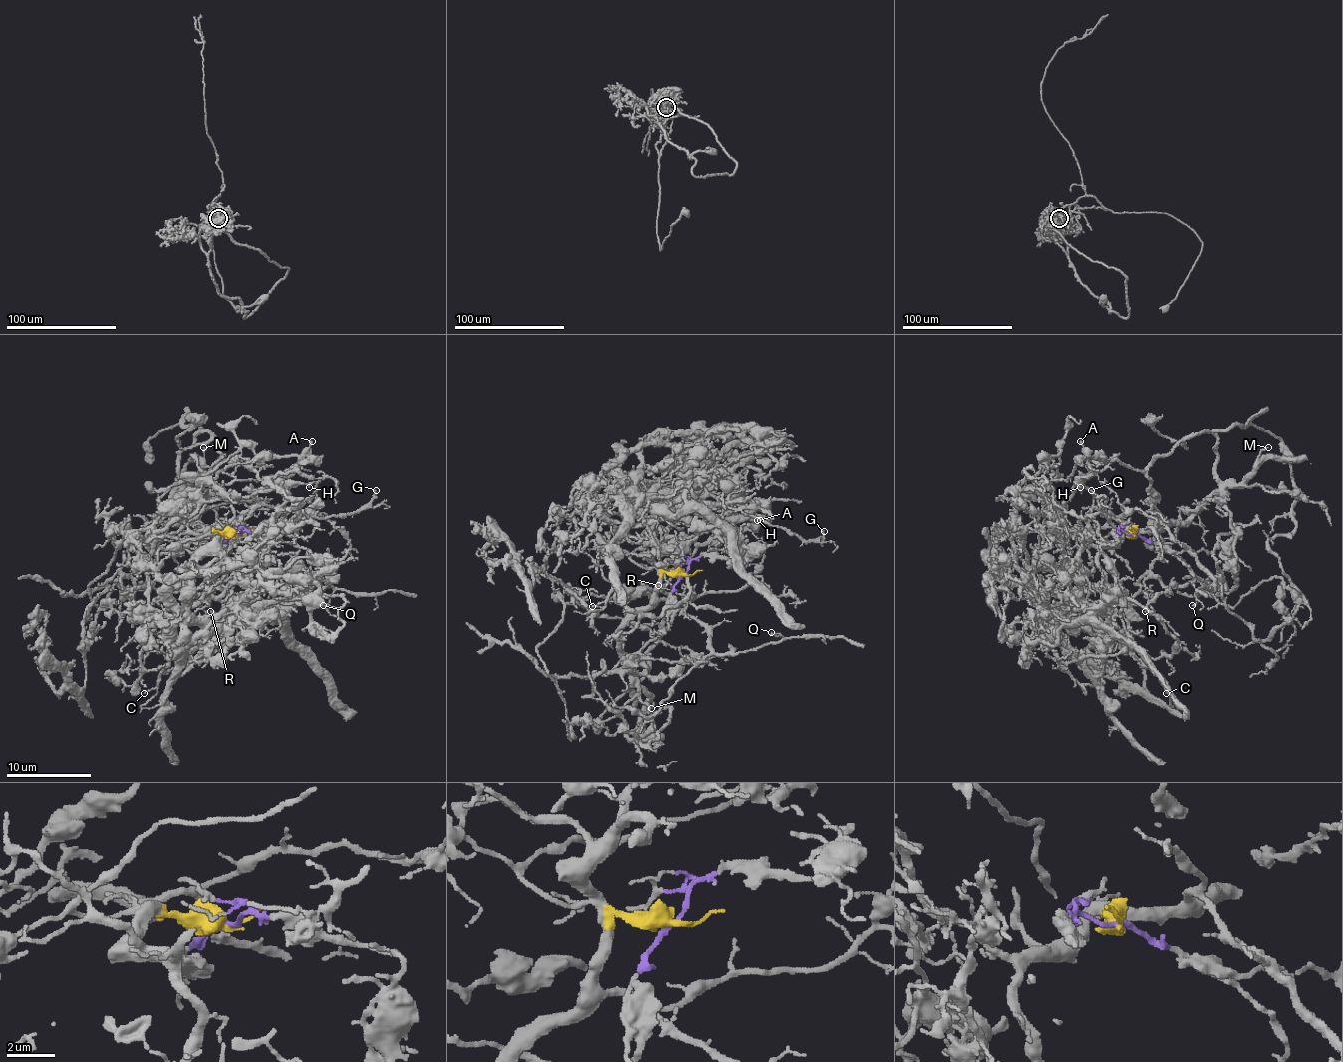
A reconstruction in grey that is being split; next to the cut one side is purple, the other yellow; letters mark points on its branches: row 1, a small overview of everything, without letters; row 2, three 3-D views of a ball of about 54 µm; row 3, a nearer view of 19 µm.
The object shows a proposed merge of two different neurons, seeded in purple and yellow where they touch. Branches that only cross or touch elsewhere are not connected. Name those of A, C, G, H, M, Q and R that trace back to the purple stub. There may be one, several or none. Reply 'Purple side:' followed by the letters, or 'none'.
Purple side: none

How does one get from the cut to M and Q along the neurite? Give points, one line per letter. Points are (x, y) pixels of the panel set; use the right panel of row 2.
M: (1134, 534), (1183, 524), (1211, 498), (1228, 487), (1236, 487), (1268, 447)
Q: (1134, 534), (1162, 524), (1213, 577), (1213, 590), (1202, 586), (1196, 592), (1196, 603), (1191, 605)

